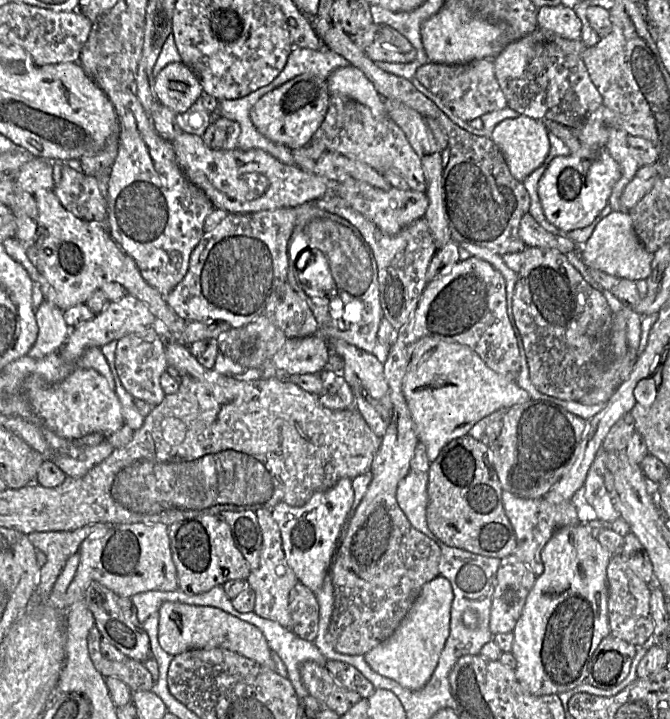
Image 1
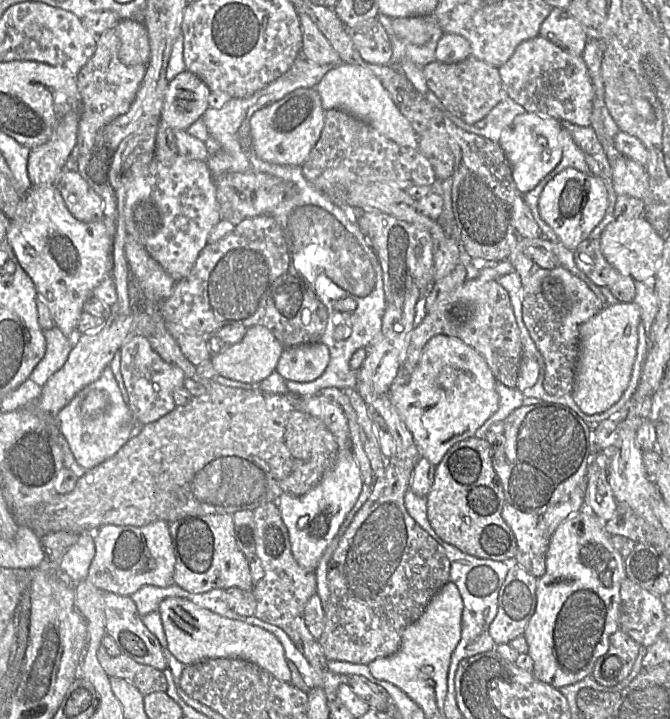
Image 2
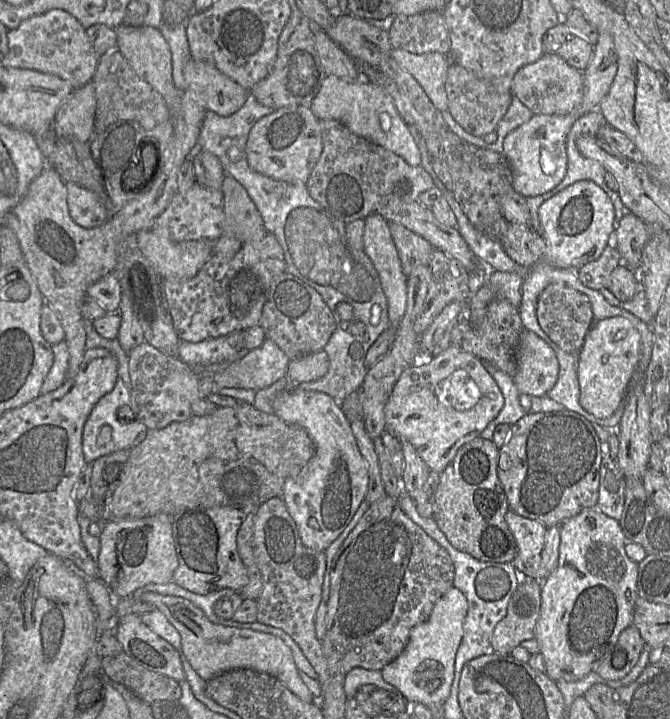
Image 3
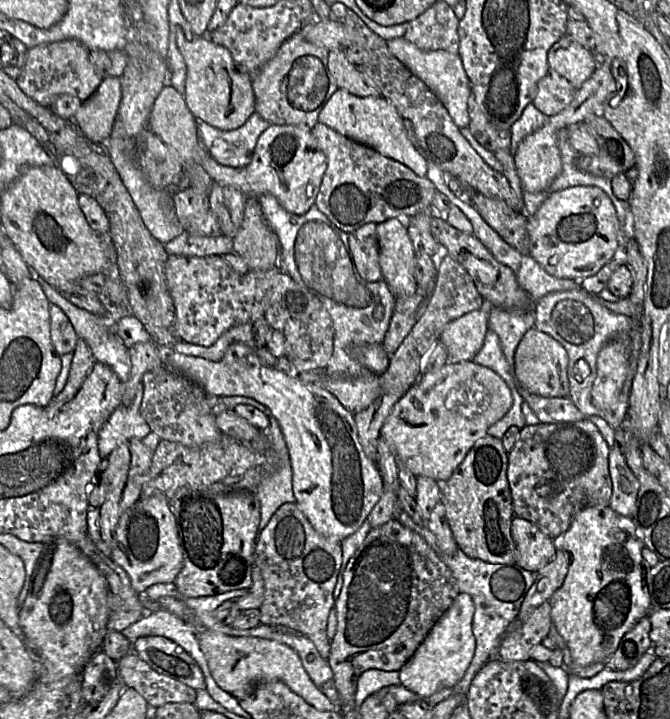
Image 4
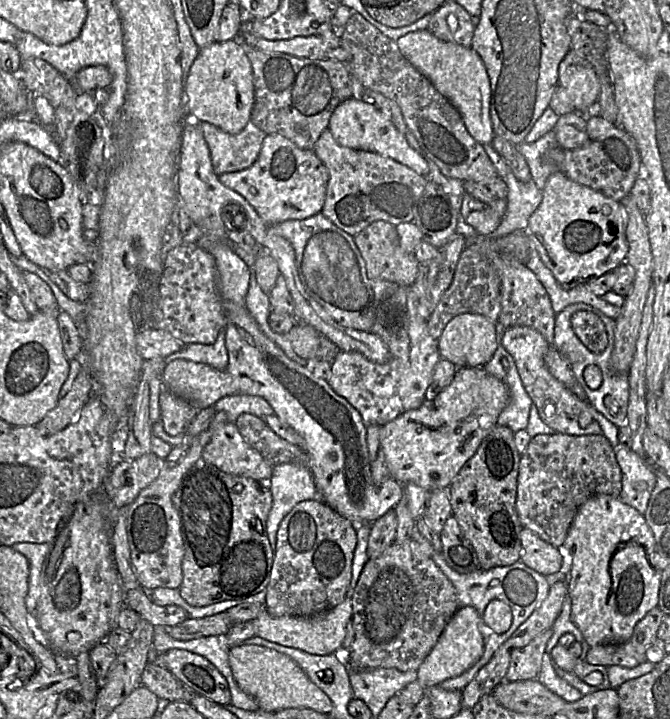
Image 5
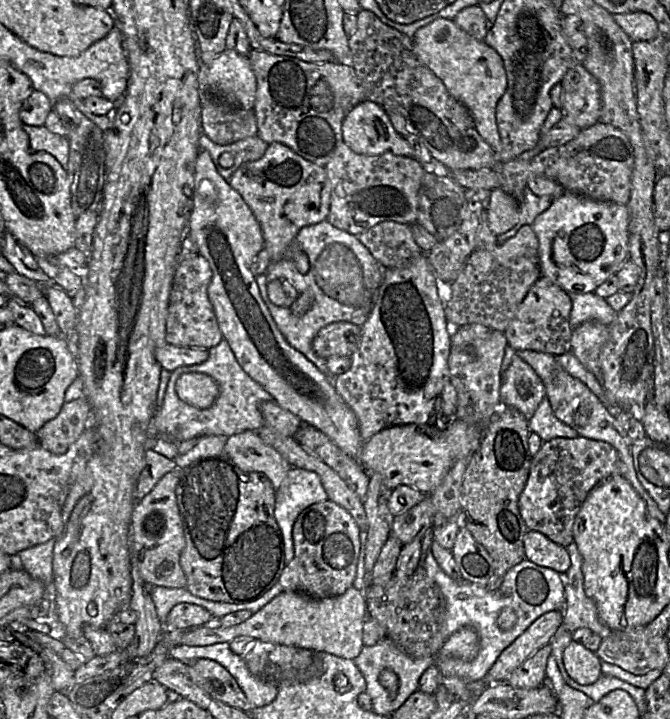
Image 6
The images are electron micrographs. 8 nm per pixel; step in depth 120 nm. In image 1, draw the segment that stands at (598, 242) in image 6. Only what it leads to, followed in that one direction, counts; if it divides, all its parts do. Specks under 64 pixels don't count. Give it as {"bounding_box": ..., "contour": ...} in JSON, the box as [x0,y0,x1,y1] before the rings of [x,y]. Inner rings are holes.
{"bounding_box":[538,105,621,232],"contour":[[[604,105],[589,115],[585,123],[576,130],[580,148],[569,156],[555,157],[538,183],[538,196],[547,220],[561,232],[568,232],[589,226],[608,204],[612,188],[621,177],[621,169],[607,149],[610,129],[621,129],[615,113]]]}

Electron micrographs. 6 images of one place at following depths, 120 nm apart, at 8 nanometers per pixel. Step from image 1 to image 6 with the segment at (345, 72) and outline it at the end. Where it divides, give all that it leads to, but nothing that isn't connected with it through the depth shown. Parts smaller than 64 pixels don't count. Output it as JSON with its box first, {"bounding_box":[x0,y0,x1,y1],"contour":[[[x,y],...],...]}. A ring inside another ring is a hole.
{"bounding_box":[342,99,415,157],"contour":[[[368,99],[357,104],[344,118],[342,136],[345,145],[353,152],[375,156],[392,153],[398,156],[415,157],[408,142],[394,129],[385,109]]]}

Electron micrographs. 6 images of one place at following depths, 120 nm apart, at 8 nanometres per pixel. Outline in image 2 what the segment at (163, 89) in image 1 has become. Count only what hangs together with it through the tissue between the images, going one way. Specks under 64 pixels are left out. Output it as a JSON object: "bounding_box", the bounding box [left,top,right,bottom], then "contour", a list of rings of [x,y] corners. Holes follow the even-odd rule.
{"bounding_box":[161,70,210,130],"contour":[[[185,70],[169,81],[161,114],[161,123],[171,130],[187,130],[203,116],[210,90],[196,75]]]}

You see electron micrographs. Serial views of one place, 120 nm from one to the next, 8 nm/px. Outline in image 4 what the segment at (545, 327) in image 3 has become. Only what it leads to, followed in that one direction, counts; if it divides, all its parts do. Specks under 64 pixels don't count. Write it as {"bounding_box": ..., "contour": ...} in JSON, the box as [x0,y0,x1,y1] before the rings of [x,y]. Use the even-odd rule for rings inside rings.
{"bounding_box":[551,299,594,348],"contour":[[[572,299],[559,301],[551,312],[552,331],[569,346],[576,348],[594,335],[594,320],[585,303]]]}

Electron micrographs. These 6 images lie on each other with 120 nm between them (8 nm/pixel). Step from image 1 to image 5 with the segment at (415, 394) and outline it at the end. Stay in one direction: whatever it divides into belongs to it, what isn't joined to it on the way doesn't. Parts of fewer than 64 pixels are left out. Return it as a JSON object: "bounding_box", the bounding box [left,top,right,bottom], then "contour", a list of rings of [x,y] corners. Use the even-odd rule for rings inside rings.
{"bounding_box":[379,367,510,491],"contour":[[[483,367],[457,368],[452,382],[433,399],[409,410],[380,428],[379,439],[389,476],[401,484],[414,483],[427,491],[445,489],[475,454],[482,440],[497,426],[497,418],[510,402],[507,385]]]}

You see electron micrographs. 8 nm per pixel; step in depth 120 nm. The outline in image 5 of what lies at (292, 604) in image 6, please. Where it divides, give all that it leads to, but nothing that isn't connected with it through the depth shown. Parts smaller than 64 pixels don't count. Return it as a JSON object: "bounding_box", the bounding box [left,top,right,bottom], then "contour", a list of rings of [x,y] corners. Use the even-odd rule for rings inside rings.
{"bounding_box":[252,597,352,655],"contour":[[[351,597],[334,608],[312,617],[273,617],[265,609],[252,620],[255,634],[268,641],[316,655],[339,654],[343,651],[346,629],[352,617]]]}

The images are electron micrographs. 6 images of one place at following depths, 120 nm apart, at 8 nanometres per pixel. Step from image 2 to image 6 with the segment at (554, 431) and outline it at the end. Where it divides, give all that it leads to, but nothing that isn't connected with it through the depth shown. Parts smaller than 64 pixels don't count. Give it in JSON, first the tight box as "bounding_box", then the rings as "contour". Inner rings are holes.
{"bounding_box":[518,436,621,547],"contour":[[[580,436],[544,441],[531,459],[529,475],[518,501],[528,529],[542,533],[563,547],[570,545],[575,517],[588,493],[606,478],[621,475],[621,465],[618,451],[604,441]]]}

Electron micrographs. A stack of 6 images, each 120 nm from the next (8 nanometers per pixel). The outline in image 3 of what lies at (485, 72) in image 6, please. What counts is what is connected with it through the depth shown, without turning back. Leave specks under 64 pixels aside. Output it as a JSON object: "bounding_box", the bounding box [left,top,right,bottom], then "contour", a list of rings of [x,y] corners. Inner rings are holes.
{"bounding_box":[391,49,451,111],"contour":[[[392,49],[391,57],[410,73],[440,111],[448,111],[445,80],[451,63],[450,55],[438,52],[413,54],[403,49]]]}

